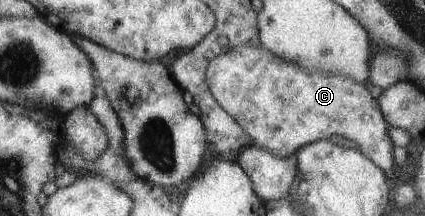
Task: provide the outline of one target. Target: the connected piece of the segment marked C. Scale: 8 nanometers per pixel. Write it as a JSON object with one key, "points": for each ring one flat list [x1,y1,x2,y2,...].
{"points":[[252,43,240,45,215,58,207,68,207,80,221,107,242,125,243,131,253,140,251,144,270,149,277,157,288,156,305,144,328,139,334,134,354,141,355,149,382,172,388,172,392,168,393,145,387,133,388,126,382,118,376,99,369,93,369,85,355,83,346,77,326,76,316,72,306,74,294,64,278,60,260,44]]}

